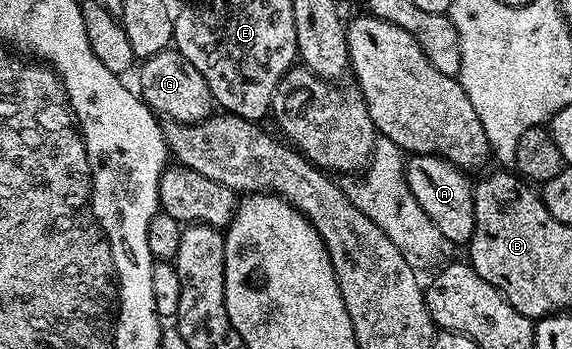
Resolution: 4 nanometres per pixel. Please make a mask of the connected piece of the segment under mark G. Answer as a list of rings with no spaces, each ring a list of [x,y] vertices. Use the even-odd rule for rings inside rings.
[[[170,47],[146,57],[140,65],[141,74],[137,77],[141,84],[139,96],[157,115],[171,121],[195,125],[214,112],[215,102],[207,87],[207,79],[203,79],[197,68],[192,63],[187,63],[187,59],[176,48]]]

